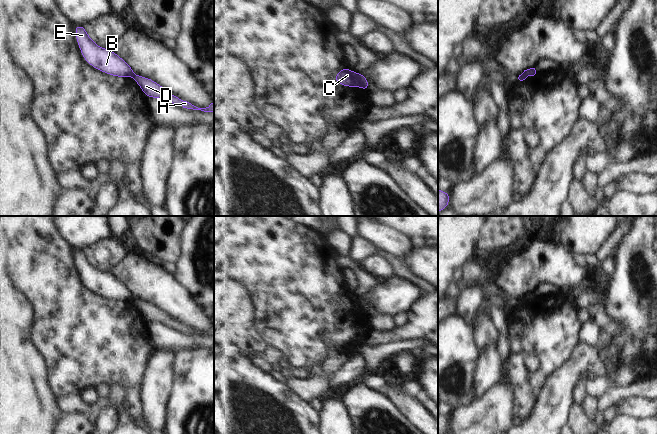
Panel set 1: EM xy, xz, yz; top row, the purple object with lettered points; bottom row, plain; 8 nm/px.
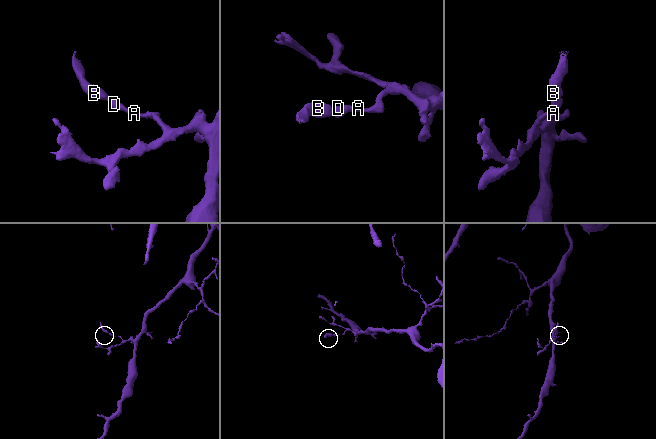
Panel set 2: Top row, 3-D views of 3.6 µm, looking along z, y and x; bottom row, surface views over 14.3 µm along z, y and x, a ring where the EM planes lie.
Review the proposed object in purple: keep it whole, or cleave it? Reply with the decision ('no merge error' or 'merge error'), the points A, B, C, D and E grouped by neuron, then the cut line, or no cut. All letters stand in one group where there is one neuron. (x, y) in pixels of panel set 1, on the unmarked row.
merge error; A D / B C E; cut in xz along (356, 297), (361, 310)

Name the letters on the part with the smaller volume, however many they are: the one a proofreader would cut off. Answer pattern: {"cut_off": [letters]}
{"cut_off": ["B", "C", "E"]}

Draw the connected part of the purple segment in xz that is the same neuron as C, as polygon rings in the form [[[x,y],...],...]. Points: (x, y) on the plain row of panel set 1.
[[[343,291],[333,303],[344,311],[358,311],[360,312],[360,305],[357,297],[351,293]]]

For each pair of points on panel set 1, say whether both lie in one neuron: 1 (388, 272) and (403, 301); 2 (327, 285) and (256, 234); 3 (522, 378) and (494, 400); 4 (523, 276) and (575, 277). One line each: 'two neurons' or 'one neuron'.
1: two neurons
2: one neuron
3: two neurons
4: one neuron

